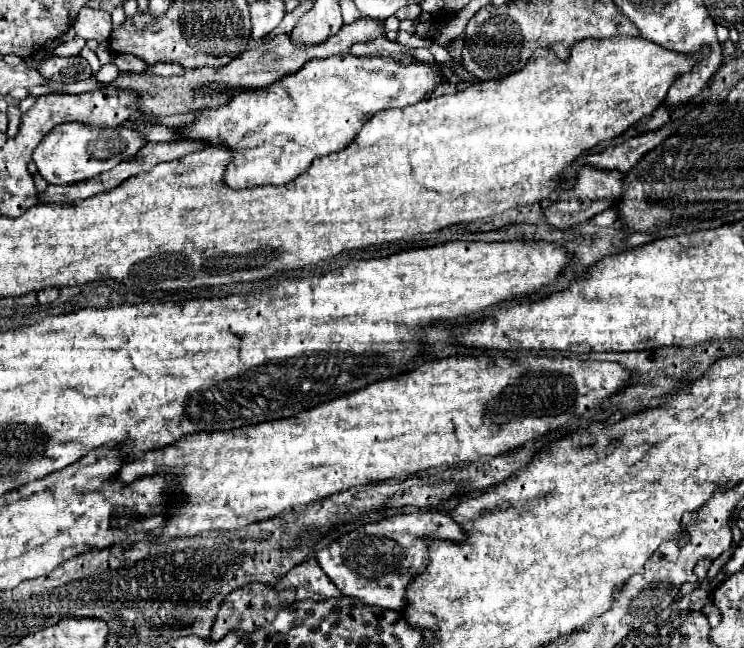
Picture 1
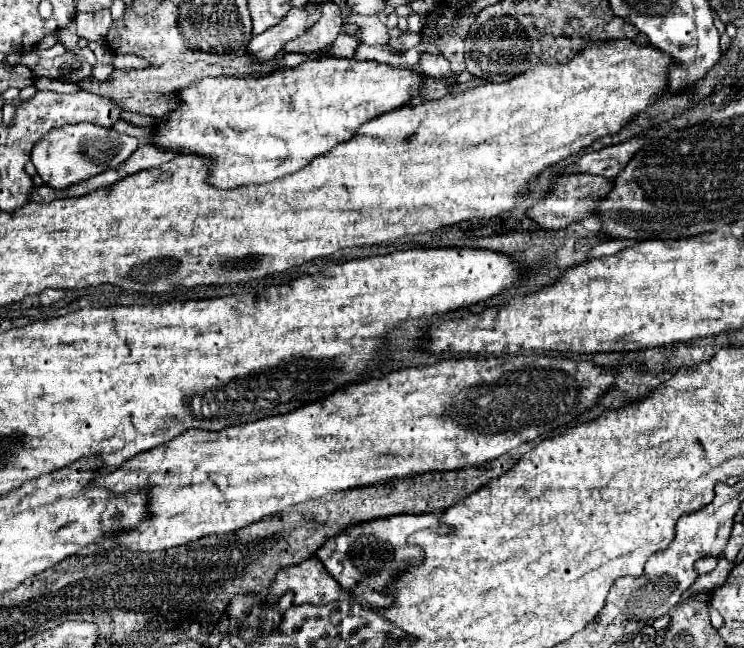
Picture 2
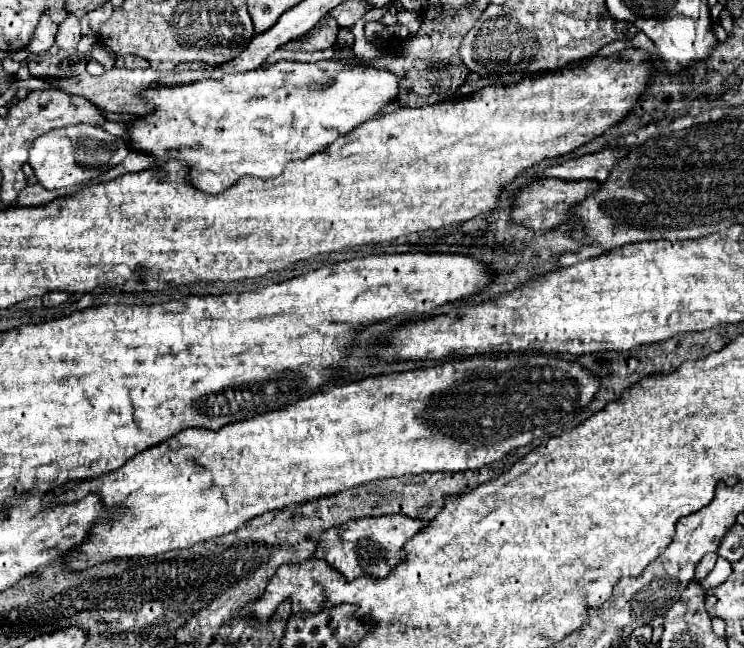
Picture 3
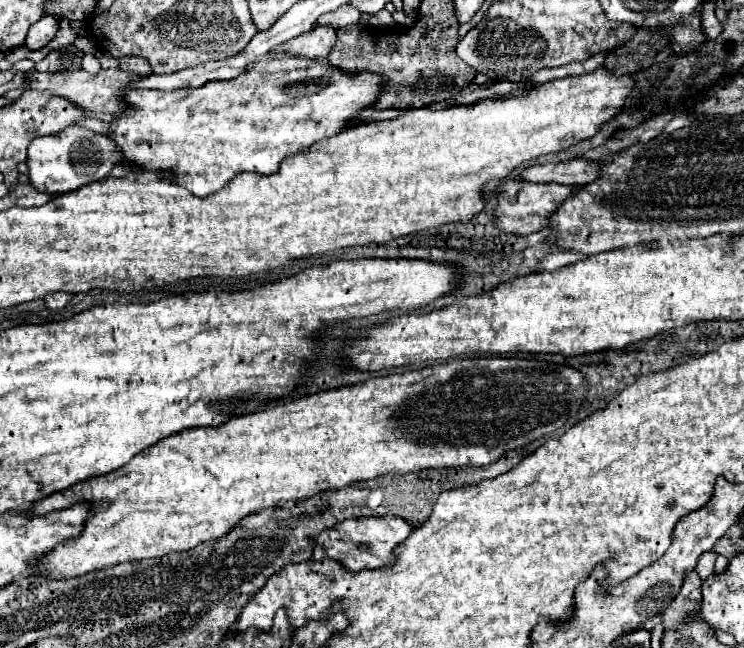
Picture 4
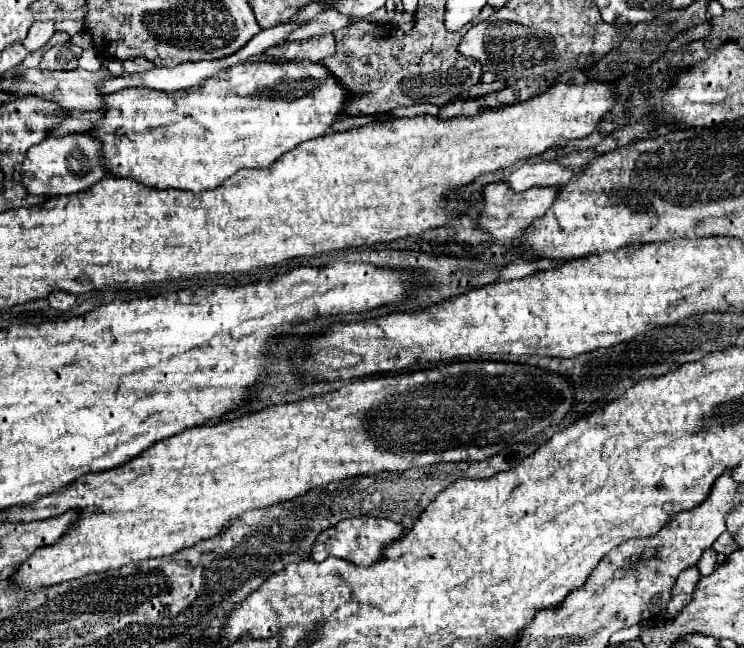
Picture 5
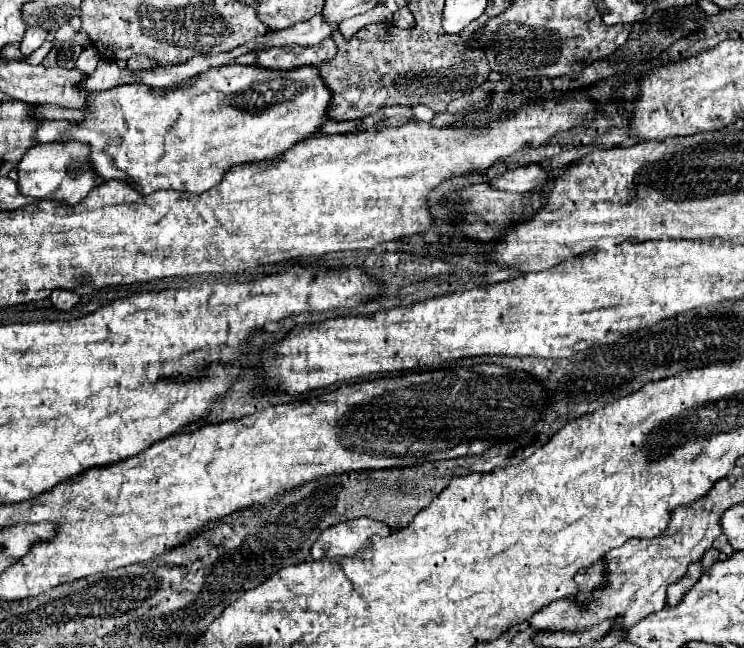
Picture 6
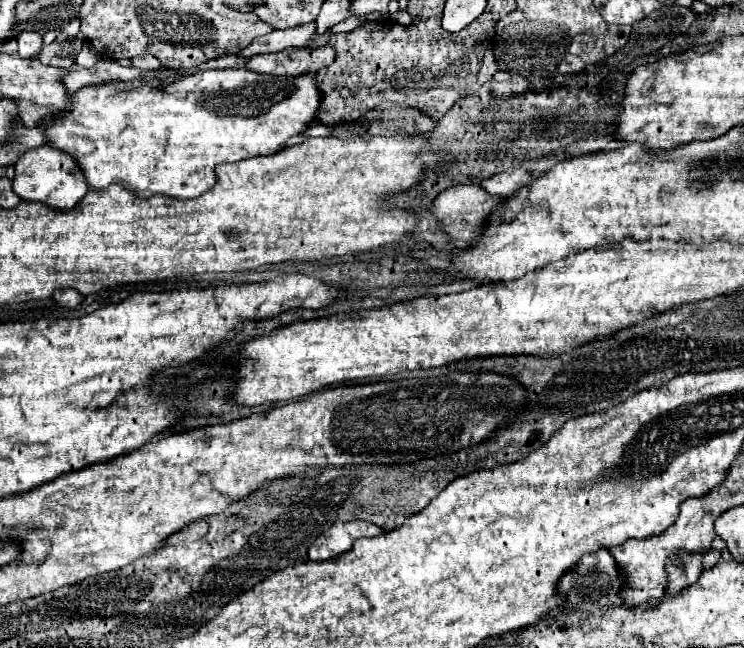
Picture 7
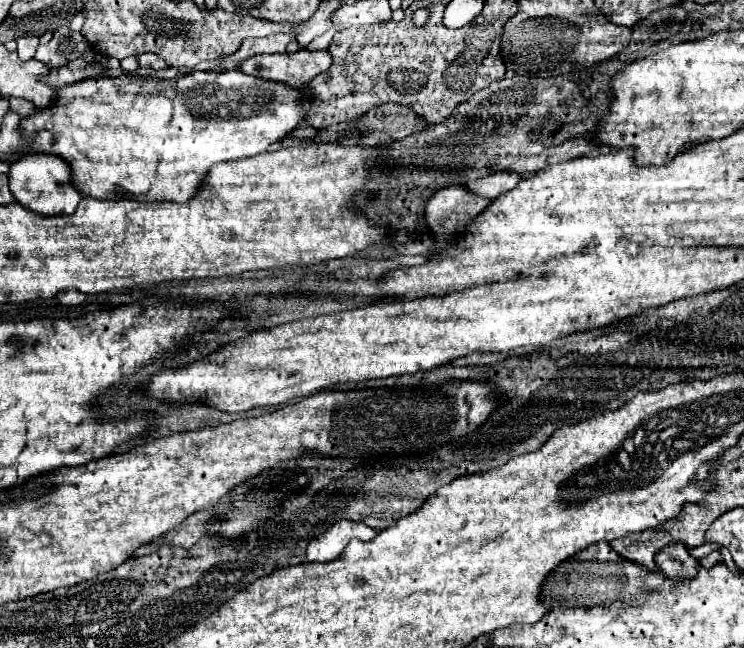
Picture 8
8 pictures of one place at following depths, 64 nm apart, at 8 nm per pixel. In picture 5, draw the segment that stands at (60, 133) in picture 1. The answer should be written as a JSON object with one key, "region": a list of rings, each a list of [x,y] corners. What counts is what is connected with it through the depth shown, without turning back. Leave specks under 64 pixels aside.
{"region":[[[70,132],[64,136],[50,134],[40,144],[28,150],[28,156],[22,164],[24,186],[32,194],[58,196],[58,194],[74,194],[82,188],[90,188],[106,176],[102,140],[90,136],[88,132]]]}

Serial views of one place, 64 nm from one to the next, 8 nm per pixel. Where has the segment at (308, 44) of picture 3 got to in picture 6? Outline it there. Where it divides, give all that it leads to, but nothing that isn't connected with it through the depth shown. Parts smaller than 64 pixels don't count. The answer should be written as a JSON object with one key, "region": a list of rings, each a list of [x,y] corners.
{"region":[[[332,36],[314,46],[282,46],[258,52],[258,64],[266,68],[300,68],[302,64],[320,66],[336,56],[336,44]]]}

